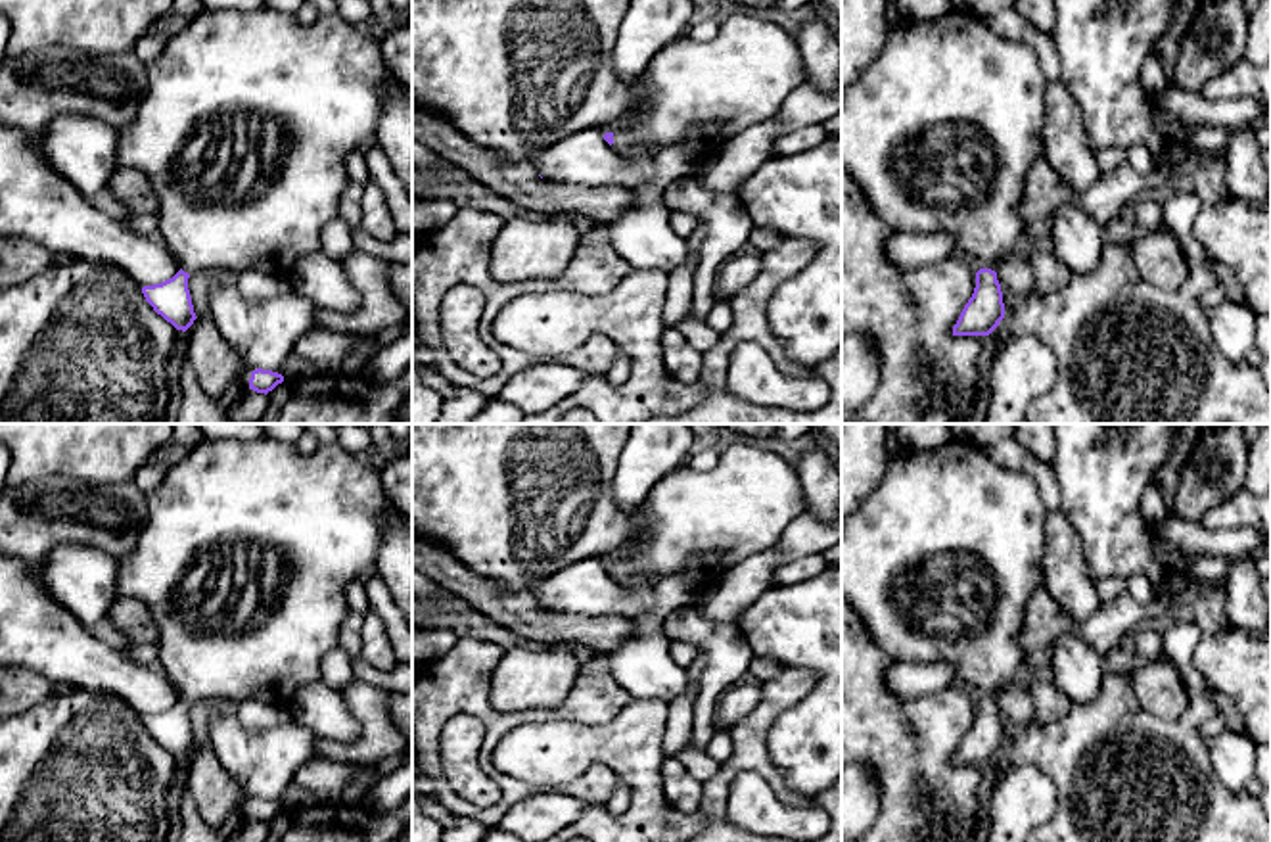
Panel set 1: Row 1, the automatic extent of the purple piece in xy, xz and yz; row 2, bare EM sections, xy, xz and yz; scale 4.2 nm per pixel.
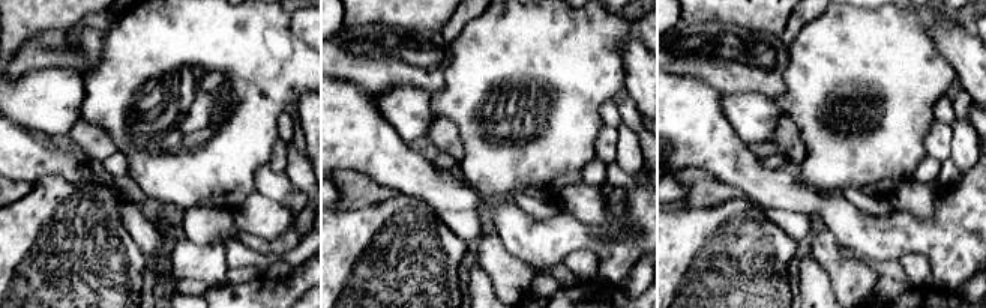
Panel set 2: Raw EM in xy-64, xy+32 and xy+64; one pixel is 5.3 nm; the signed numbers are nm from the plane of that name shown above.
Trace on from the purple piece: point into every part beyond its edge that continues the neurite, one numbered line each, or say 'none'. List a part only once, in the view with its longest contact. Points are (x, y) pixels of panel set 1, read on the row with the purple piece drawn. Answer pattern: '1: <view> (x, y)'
1: xz (702, 93)

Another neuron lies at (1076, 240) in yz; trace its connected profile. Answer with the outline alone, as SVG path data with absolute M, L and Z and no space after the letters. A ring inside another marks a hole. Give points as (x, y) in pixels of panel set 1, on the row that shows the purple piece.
M1077 201L1058 207L1043 232L1043 242L1070 274L1093 272L1106 238L1106 230Z

